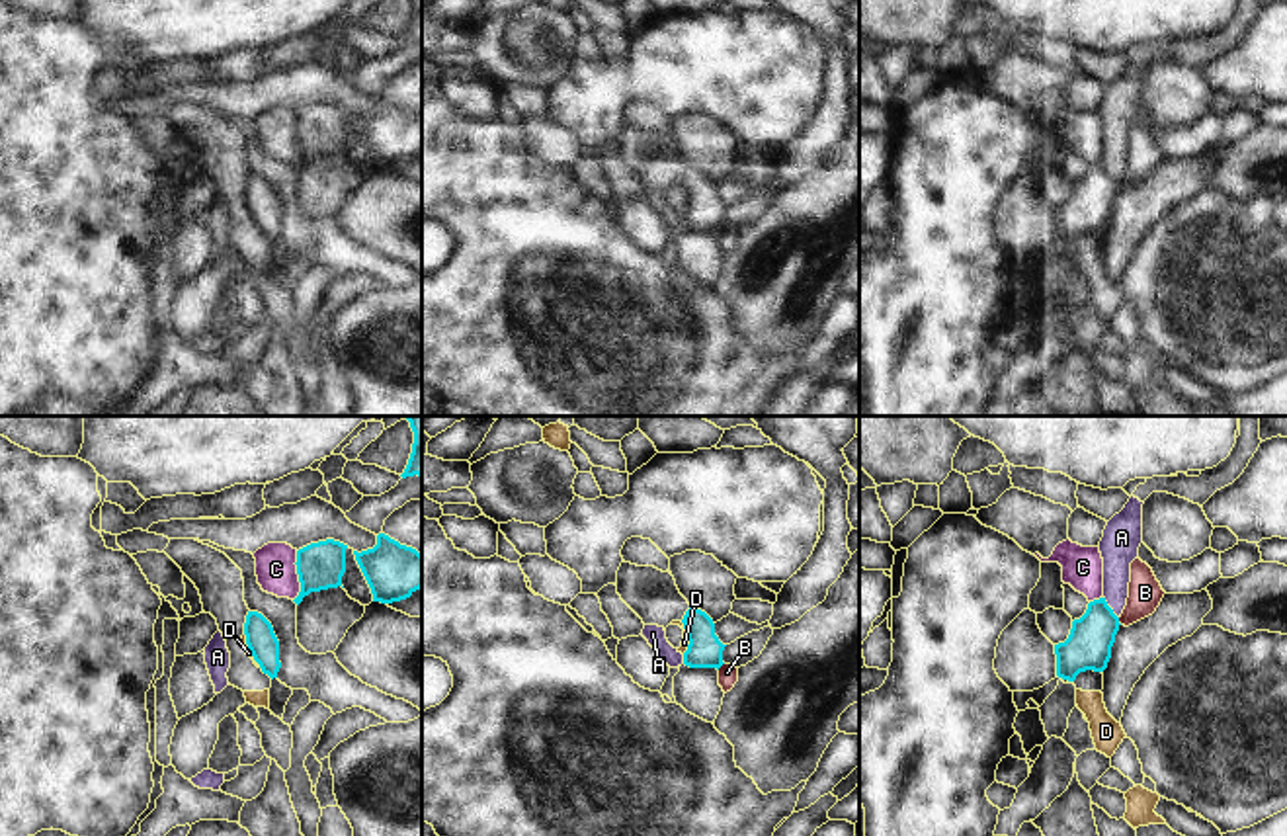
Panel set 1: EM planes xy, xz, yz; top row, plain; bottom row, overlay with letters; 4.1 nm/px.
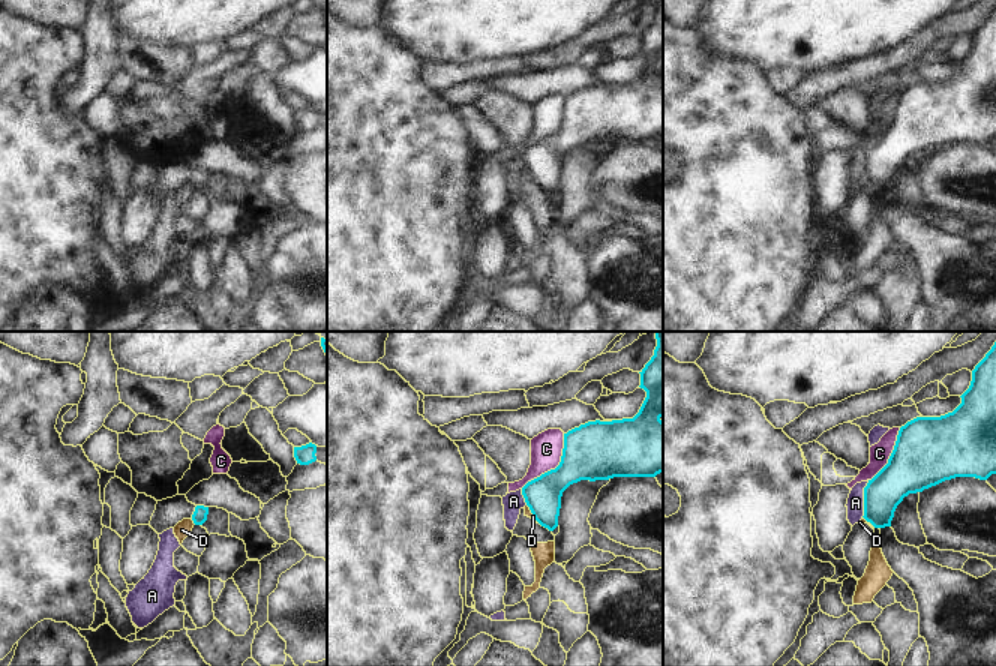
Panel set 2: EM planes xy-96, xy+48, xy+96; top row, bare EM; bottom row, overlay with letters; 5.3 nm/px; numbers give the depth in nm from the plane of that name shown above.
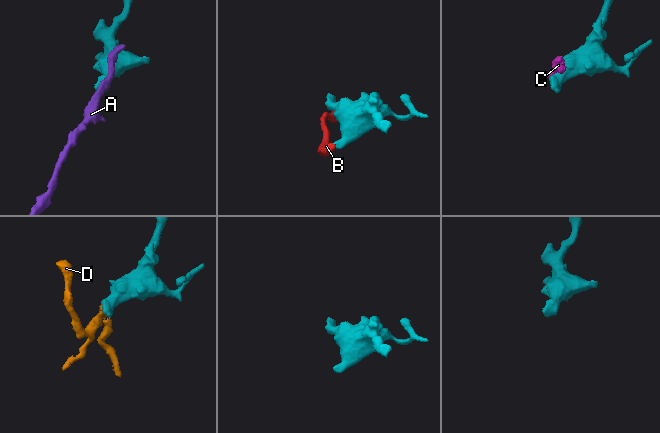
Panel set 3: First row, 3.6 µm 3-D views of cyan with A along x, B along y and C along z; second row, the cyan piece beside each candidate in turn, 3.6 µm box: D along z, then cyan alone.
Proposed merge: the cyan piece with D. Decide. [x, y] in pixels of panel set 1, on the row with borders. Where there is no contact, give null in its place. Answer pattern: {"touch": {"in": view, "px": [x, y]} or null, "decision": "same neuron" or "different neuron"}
{"touch": {"in": "xy", "px": [250, 651]}, "decision": "different neuron"}

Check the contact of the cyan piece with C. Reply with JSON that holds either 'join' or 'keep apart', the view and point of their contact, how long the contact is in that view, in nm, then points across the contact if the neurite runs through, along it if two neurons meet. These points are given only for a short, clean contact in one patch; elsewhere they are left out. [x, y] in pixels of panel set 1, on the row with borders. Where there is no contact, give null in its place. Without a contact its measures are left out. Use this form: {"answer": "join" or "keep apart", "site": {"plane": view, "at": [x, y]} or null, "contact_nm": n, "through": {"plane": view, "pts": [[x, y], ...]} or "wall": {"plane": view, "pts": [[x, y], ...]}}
{"answer": "keep apart", "site": {"plane": "xy", "at": [299, 577]}, "contact_nm": 200, "wall": {"plane": "xy", "pts": [[297, 551], [299, 594], [293, 600]]}}

